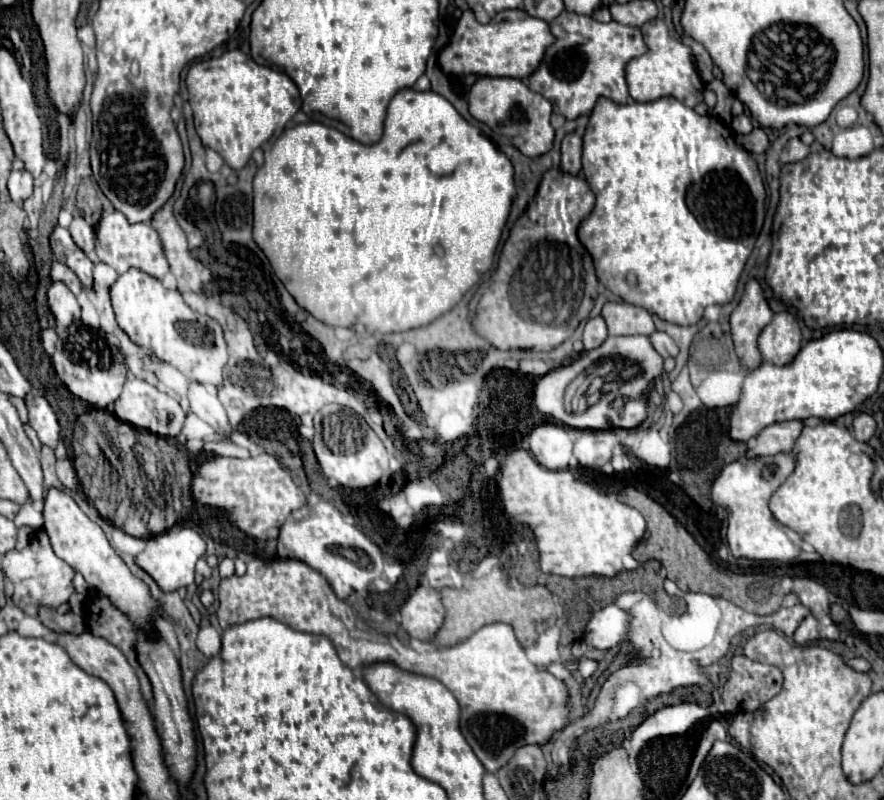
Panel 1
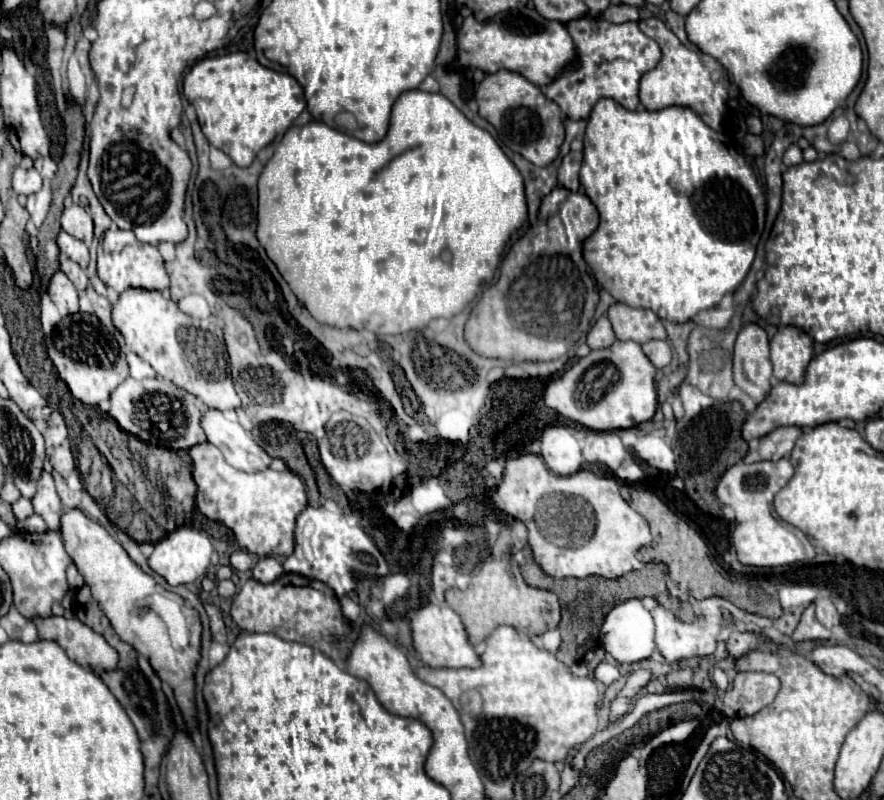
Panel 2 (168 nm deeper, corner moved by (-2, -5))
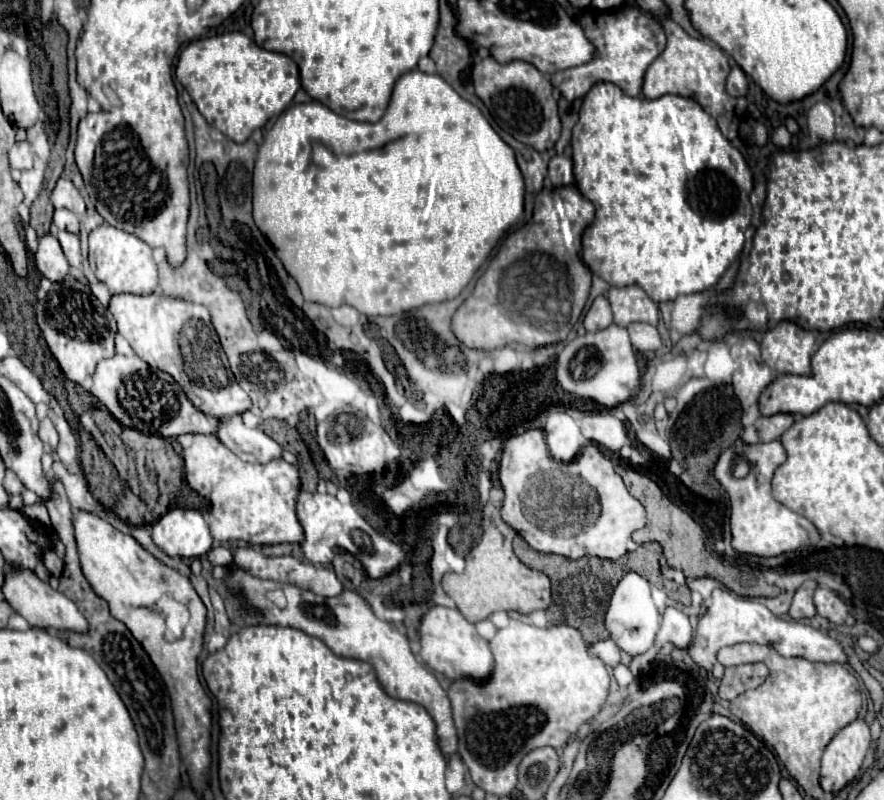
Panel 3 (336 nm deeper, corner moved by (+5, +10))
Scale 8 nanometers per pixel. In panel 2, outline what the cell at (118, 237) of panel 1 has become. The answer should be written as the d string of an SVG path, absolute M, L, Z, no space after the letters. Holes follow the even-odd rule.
M110 228L104 234L102 248L98 248L98 276L106 286L114 288L118 294L122 294L128 288L164 292L170 282L158 248L138 242L132 230L120 230L120 228Z

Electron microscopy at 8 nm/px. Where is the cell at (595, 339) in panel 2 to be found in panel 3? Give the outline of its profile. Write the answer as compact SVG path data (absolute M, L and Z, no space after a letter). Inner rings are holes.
M599 295L593 305L589 307L585 319L583 319L583 325L587 331L599 331L599 329L605 329L613 323L613 315L611 315L611 307L609 307L609 301L607 297Z

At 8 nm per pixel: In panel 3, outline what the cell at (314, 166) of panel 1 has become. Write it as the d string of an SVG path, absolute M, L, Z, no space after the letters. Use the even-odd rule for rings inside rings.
M413 69L397 79L397 83L393 87L393 101L389 101L389 107L387 107L383 119L379 119L377 123L359 123L359 121L345 119L345 117L333 113L331 109L327 109L325 105L321 105L319 101L291 105L287 111L283 111L279 115L279 119L275 121L273 129L267 131L265 141L259 147L259 153L255 159L253 219L255 219L255 225L259 227L259 231L277 249L277 257L281 259L285 271L299 283L299 289L307 301L319 303L325 307L339 307L345 303L345 305L355 307L363 315L377 317L377 315L397 315L397 313L411 311L411 309L417 309L427 303L441 303L441 301L455 299L463 291L463 287L473 279L475 271L483 265L483 261L489 257L489 253L493 251L493 247L497 245L501 235L511 225L515 225L519 221L519 217L523 215L523 193L525 193L523 177L517 167L515 153L495 133L495 129L489 125L489 121L483 117L483 113L469 101L461 99L453 91L453 87L449 83L445 83L439 75L427 75L427 73L421 73L419 69Z

